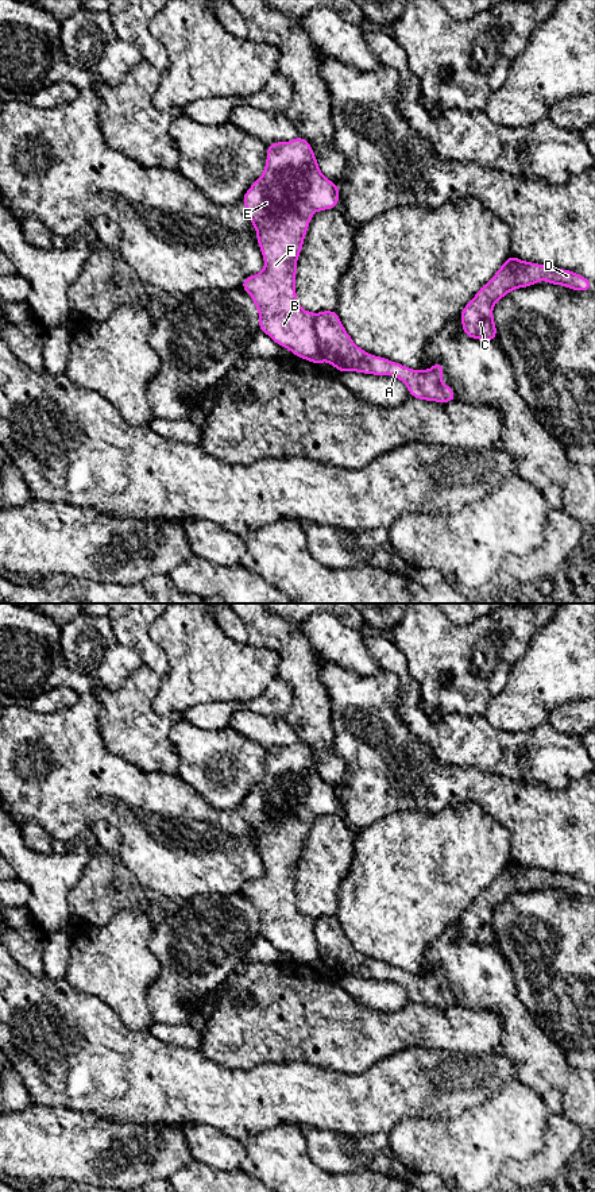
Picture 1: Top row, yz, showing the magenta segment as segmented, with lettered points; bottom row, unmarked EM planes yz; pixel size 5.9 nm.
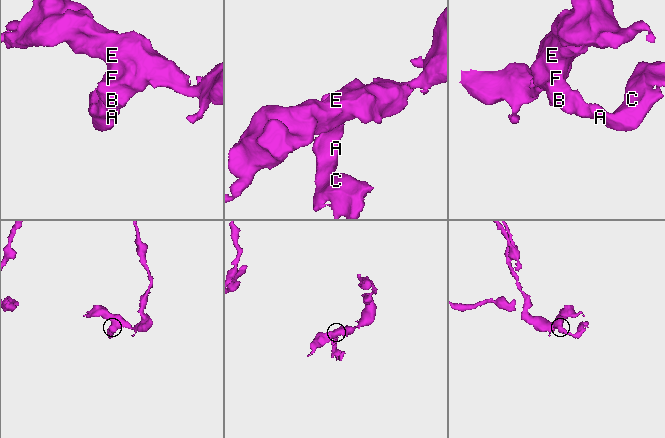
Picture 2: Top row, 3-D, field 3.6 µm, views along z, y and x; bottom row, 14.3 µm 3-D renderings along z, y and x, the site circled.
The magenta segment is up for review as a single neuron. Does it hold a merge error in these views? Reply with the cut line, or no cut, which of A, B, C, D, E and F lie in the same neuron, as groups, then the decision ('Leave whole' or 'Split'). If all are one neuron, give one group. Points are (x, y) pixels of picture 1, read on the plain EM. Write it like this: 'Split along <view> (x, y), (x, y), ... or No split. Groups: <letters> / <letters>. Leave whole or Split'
Split along yz (315, 919), (315, 952), (323, 964). Groups: A C D / B E F. Split

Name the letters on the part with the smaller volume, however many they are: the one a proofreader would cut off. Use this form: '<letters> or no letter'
A, C, D

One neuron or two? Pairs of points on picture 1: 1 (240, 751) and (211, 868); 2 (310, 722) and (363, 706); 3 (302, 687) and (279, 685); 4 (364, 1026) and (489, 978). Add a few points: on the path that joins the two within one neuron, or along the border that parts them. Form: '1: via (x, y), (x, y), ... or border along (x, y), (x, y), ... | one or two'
1: border along (197, 794), (217, 809), (234, 809), (240, 805) | two
2: border along (323, 685), (329, 698), (335, 747) | two
3: border along (278, 674), (293, 691), (293, 703), (286, 716) | two
4: border along (456, 1003), (466, 1009), (487, 1010) | two

